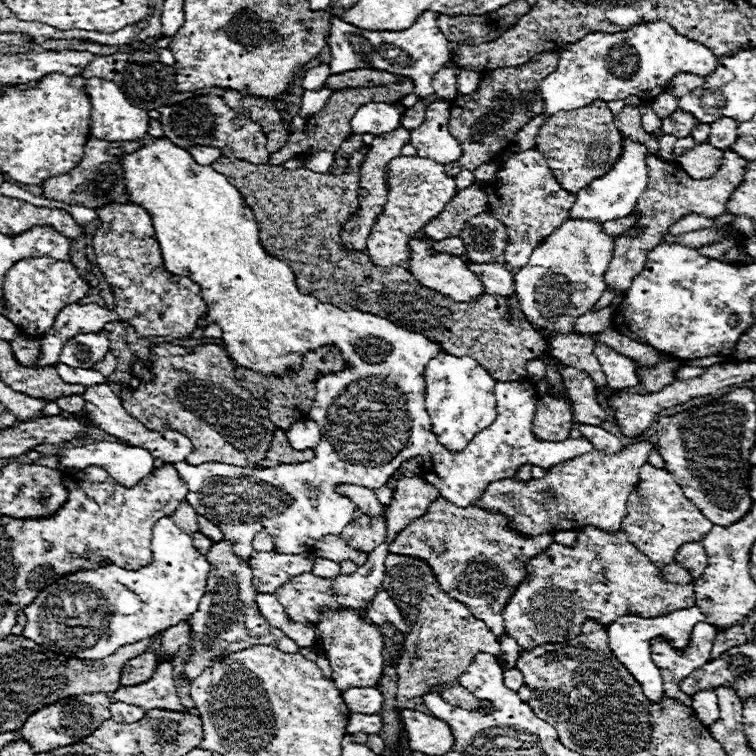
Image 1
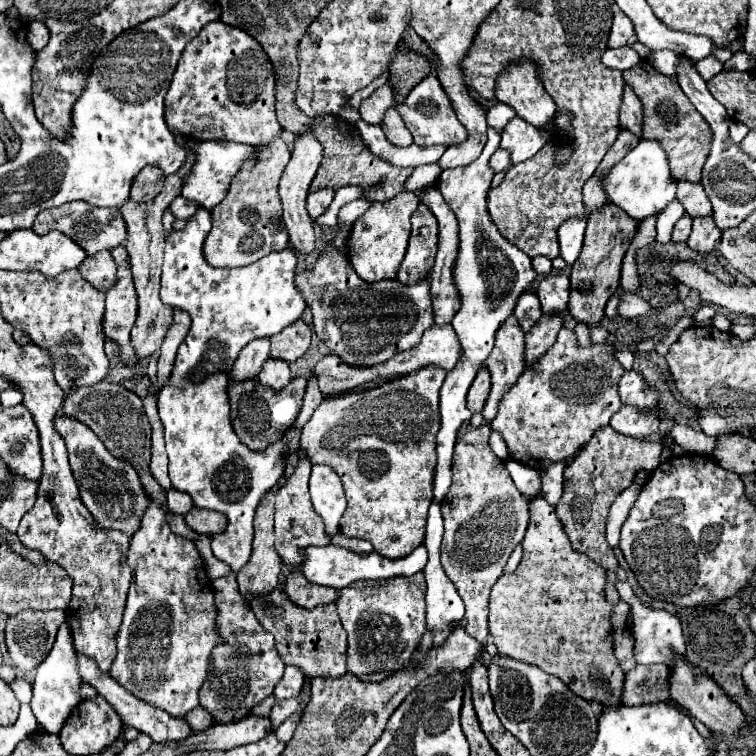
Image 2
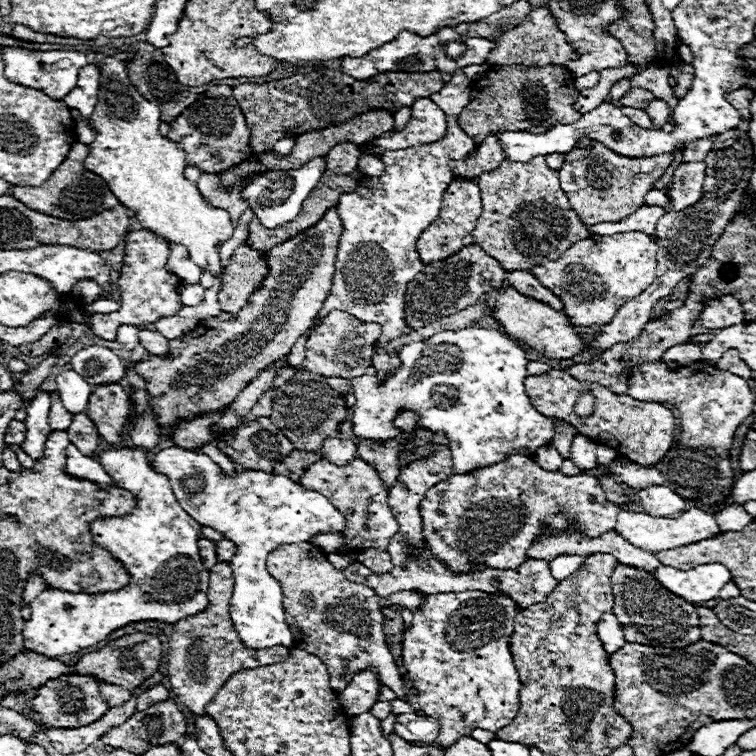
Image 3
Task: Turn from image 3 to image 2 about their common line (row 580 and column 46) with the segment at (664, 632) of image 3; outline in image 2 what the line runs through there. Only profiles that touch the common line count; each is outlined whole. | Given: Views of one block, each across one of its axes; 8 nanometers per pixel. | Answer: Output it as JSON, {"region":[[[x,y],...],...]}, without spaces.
{"region":[[[24,610],[18,612],[16,616],[8,616],[6,622],[6,646],[8,646],[8,654],[14,662],[14,668],[18,668],[22,674],[30,674],[36,666],[40,666],[40,660],[44,660],[44,656],[48,656],[48,652],[52,650],[58,626],[66,620],[66,612],[64,610]]]}

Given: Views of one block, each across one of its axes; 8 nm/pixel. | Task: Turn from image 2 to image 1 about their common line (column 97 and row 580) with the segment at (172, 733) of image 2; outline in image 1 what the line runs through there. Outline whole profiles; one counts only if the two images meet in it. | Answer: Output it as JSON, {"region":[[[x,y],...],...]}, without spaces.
{"region":[[[674,562],[672,566],[660,568],[660,576],[662,576],[666,582],[676,582],[676,584],[688,584],[688,582],[692,582],[692,580],[690,580],[690,574],[688,574],[682,566],[678,566],[676,562]]]}

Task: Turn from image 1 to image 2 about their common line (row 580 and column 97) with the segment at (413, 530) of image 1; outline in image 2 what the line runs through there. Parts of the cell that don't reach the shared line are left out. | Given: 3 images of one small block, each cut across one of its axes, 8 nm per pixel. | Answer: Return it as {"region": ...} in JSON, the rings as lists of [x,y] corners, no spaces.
{"region":[[[56,416],[54,428],[66,442],[70,466],[72,466],[74,478],[80,486],[80,498],[82,498],[84,506],[88,506],[90,514],[96,518],[96,522],[100,526],[116,528],[116,530],[122,530],[128,536],[132,536],[148,506],[148,496],[140,484],[136,470],[128,462],[114,458],[106,450],[106,446],[98,440],[98,436],[90,428],[86,428],[82,422],[68,418],[68,416]]]}

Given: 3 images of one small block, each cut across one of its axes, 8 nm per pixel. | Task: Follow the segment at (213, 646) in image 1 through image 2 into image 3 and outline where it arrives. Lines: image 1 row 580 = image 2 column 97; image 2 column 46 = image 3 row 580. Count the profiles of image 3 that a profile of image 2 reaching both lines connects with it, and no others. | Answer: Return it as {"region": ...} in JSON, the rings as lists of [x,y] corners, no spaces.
{"region":[[[218,562],[210,568],[210,586],[208,586],[208,610],[202,614],[188,616],[174,624],[170,636],[170,656],[168,656],[168,682],[170,690],[176,698],[186,704],[194,714],[204,714],[206,704],[214,698],[214,694],[224,686],[226,678],[244,668],[266,666],[274,662],[282,662],[288,658],[288,648],[272,646],[264,650],[252,650],[244,646],[234,630],[234,622],[230,618],[230,596],[232,596],[232,568],[226,562]]]}

